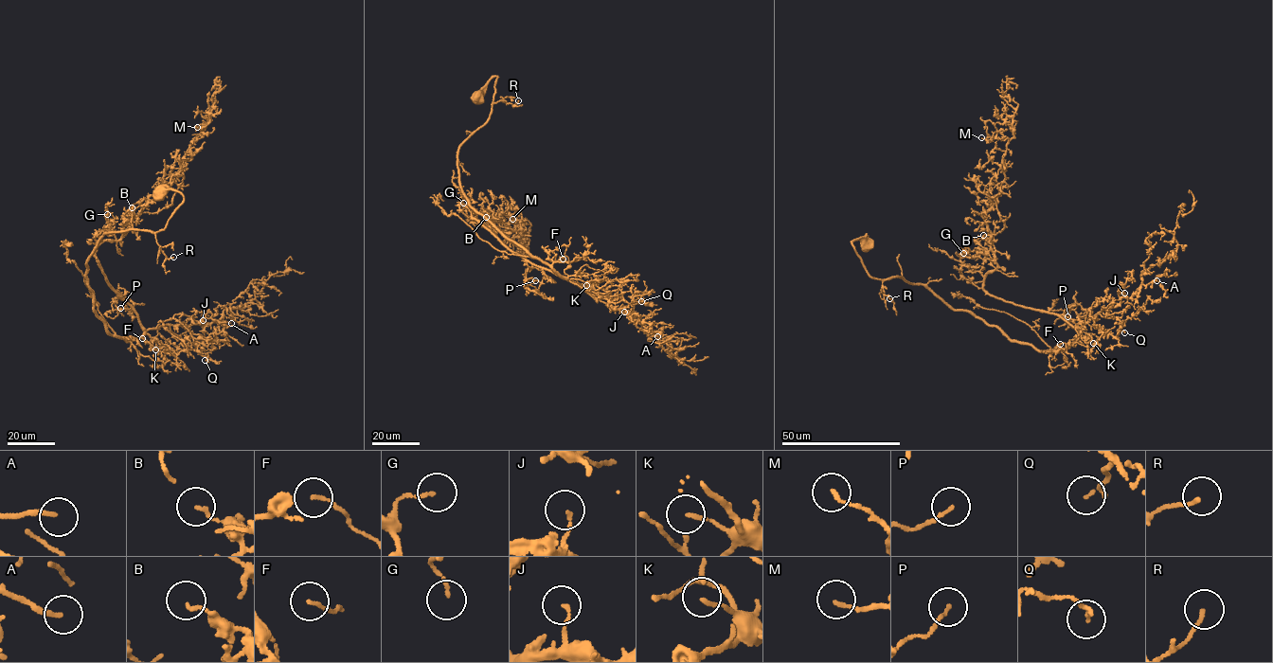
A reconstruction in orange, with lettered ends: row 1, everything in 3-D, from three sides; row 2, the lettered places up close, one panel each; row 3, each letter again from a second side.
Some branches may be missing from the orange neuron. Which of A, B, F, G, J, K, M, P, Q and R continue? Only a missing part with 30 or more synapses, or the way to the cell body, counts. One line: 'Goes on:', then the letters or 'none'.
Goes on: A

